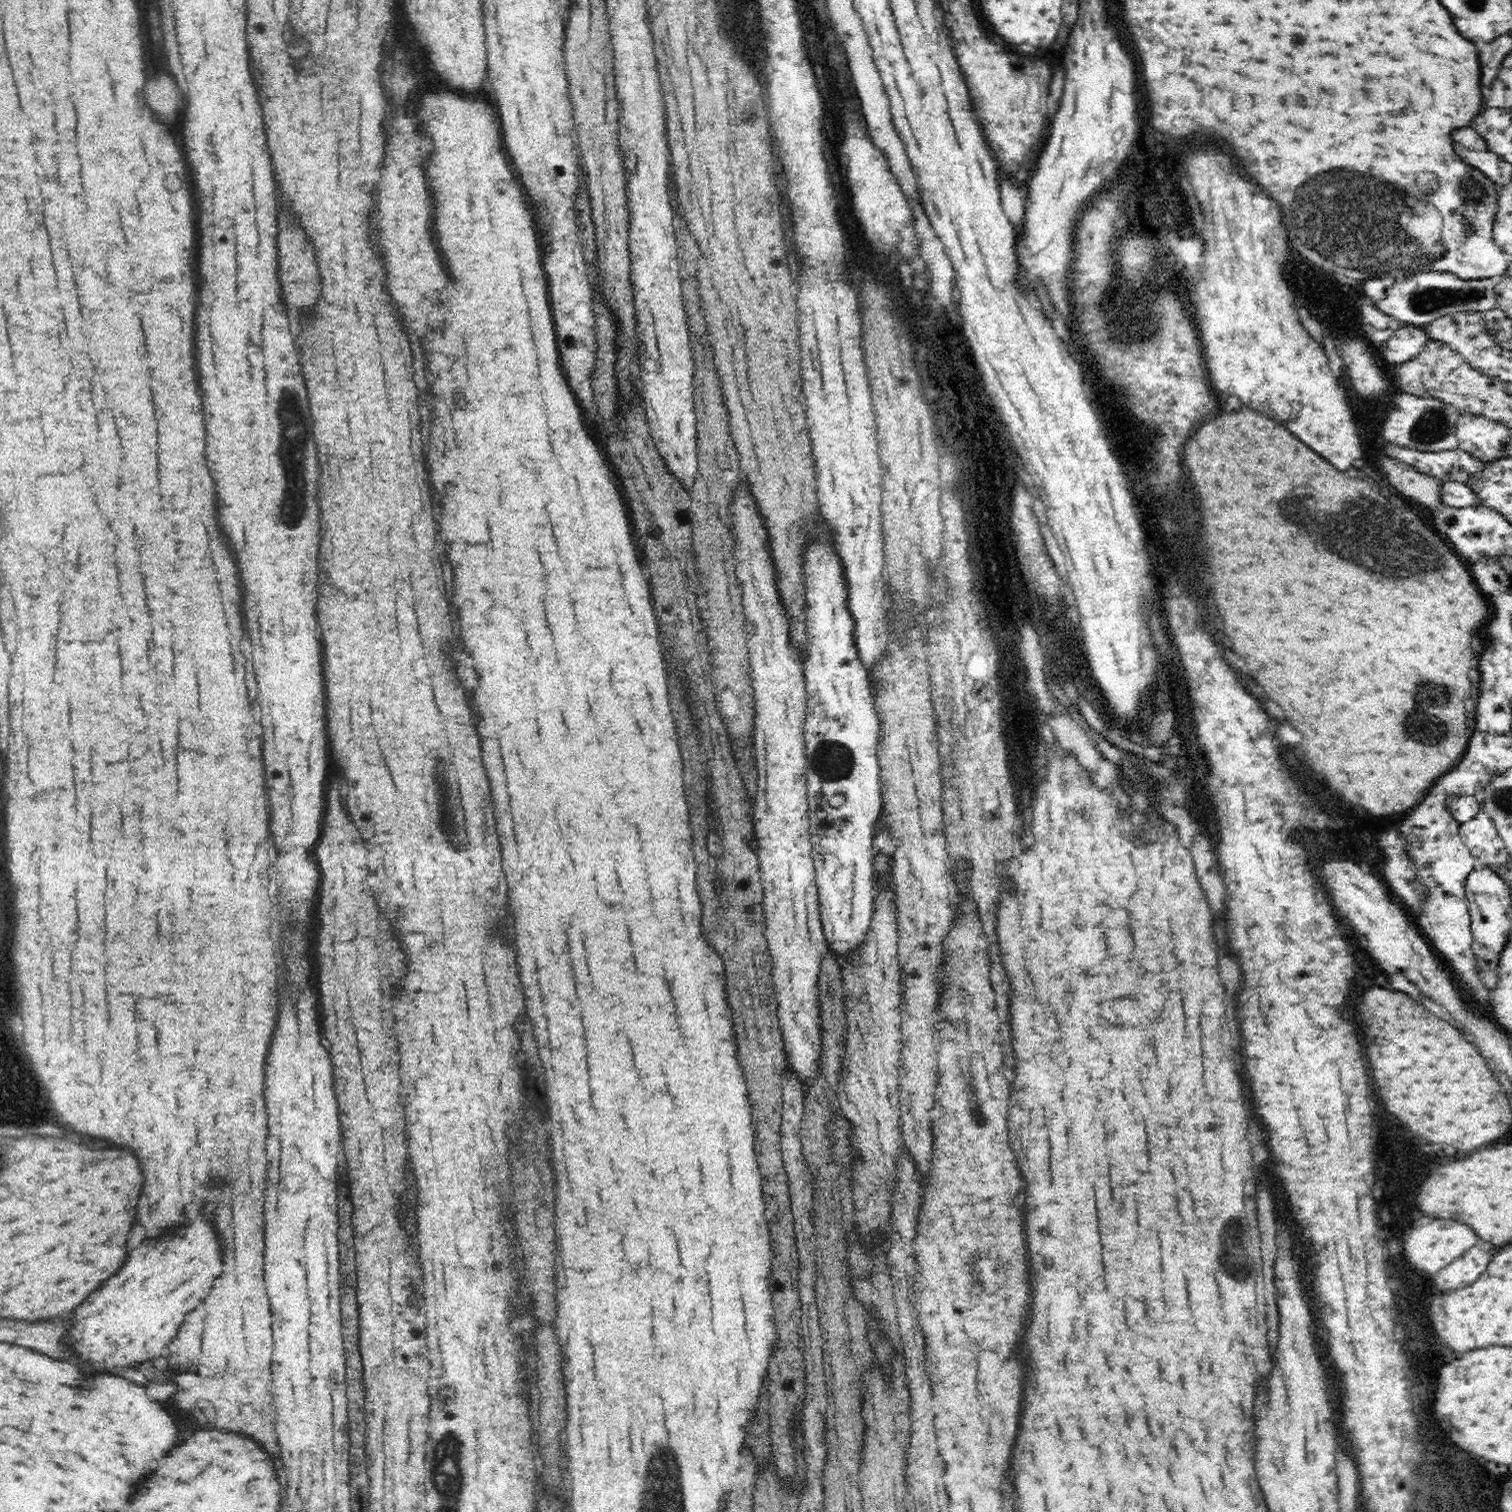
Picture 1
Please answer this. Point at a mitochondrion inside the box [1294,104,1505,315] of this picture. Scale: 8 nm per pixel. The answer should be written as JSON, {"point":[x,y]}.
{"point":[1469,191]}

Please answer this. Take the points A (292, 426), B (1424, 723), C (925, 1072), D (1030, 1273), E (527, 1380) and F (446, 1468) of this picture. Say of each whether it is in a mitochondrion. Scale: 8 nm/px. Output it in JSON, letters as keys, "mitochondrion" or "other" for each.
{"A":"mitochondrion","B":"mitochondrion","C":"other","D":"other","E":"other","F":"mitochondrion"}

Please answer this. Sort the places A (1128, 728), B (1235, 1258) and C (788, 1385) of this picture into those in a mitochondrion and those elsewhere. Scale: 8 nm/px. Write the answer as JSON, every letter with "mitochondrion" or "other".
{"A":"other","B":"mitochondrion","C":"other"}

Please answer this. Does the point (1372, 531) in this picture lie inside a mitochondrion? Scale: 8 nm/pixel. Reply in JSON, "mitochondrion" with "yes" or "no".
{"mitochondrion":"yes"}

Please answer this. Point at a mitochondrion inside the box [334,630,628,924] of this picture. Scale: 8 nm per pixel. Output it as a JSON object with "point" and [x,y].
{"point":[444,800]}

